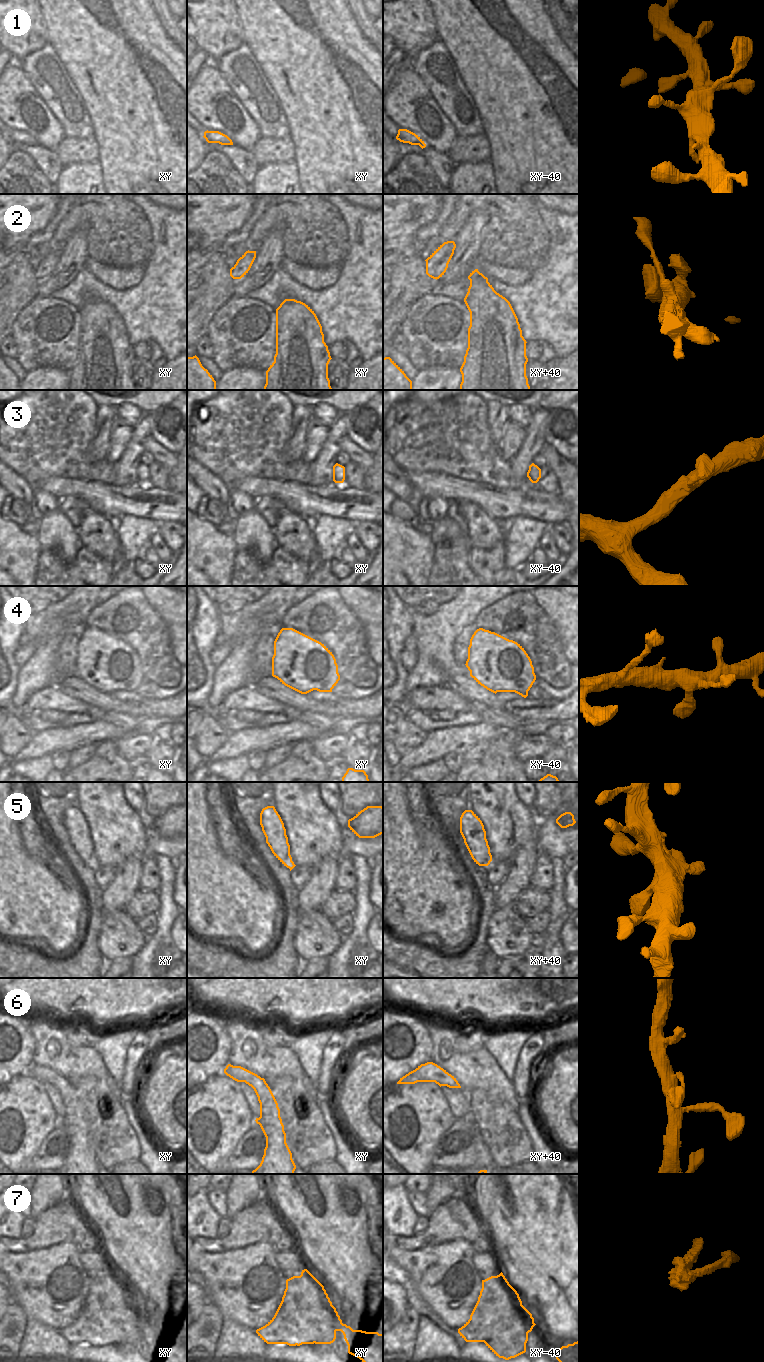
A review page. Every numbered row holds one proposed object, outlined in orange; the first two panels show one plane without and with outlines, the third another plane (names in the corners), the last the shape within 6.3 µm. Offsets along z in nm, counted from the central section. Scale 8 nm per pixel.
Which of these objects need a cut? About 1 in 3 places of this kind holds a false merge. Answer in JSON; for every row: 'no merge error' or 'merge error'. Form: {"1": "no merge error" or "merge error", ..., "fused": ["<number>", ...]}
{"1": "no merge error", "2": "no merge error", "3": "no merge error", "4": "no merge error", "5": "no merge error", "6": "no merge error", "7": "merge error", "fused": ["7"]}

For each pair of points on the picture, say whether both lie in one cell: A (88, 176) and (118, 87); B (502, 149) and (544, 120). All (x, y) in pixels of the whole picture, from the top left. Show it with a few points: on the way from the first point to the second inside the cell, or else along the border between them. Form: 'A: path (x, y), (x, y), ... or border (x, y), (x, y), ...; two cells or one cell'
A: border (97, 161), (101, 166), (101, 181), (103, 183); two cells
B: path (512, 149), (515, 149), (534, 130); one cell

